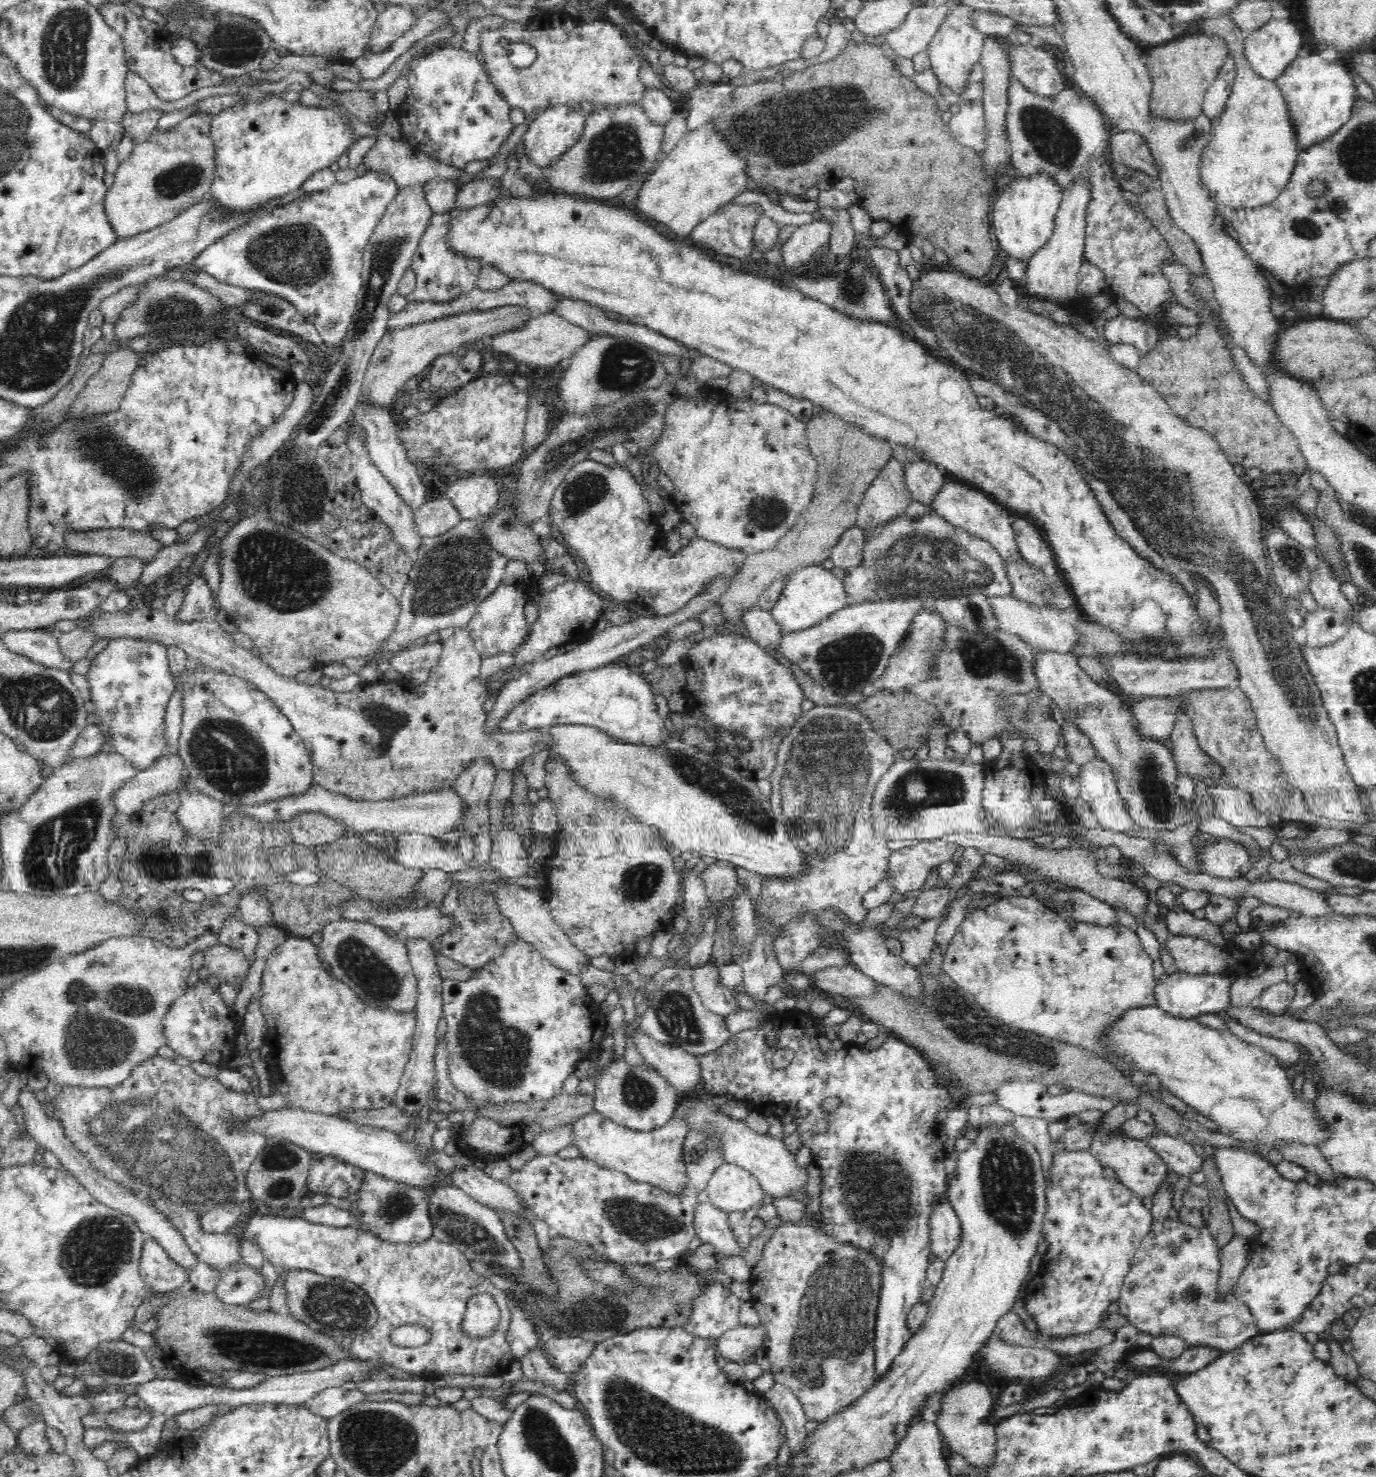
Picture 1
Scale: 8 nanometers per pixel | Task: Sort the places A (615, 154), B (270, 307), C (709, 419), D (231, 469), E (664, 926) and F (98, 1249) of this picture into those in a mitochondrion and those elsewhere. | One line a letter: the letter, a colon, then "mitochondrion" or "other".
A: mitochondrion
B: mitochondrion
C: other
D: other
E: other
F: mitochondrion

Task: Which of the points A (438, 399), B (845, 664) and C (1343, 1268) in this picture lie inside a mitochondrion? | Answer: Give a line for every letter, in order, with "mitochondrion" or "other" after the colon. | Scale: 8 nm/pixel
A: other
B: mitochondrion
C: other

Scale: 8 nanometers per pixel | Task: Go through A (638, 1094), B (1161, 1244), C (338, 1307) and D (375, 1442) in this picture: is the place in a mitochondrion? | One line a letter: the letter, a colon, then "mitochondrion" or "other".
A: mitochondrion
B: other
C: mitochondrion
D: mitochondrion

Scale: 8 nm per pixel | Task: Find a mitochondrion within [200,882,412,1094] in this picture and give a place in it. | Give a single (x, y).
(375, 979)

